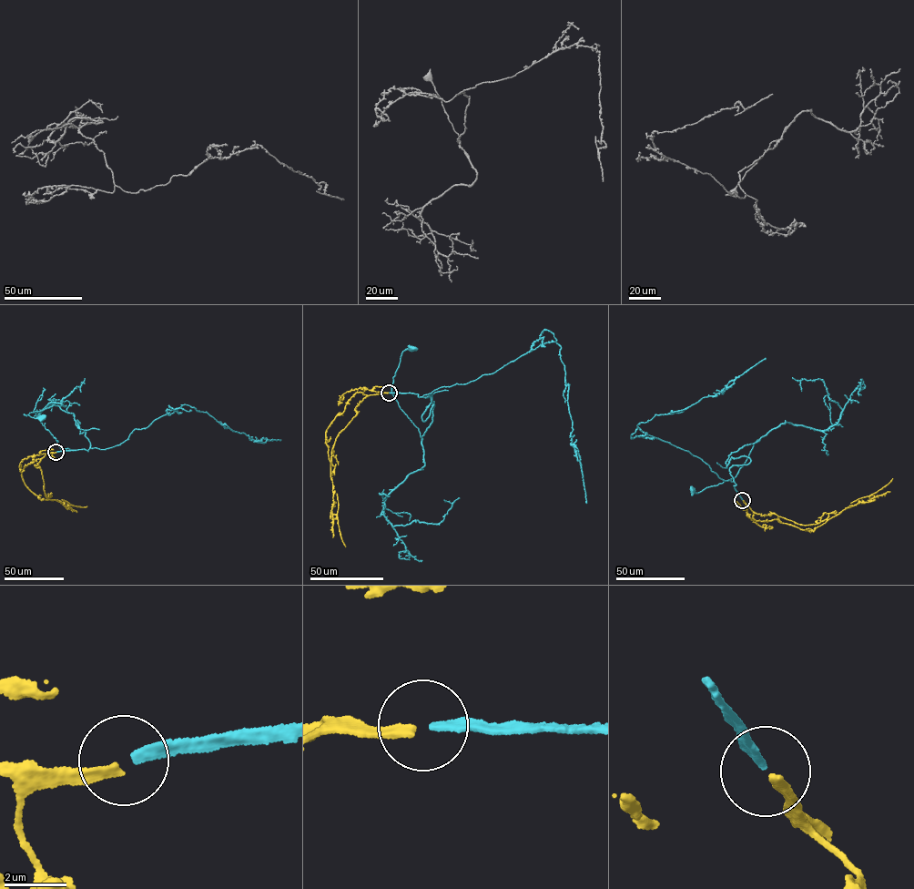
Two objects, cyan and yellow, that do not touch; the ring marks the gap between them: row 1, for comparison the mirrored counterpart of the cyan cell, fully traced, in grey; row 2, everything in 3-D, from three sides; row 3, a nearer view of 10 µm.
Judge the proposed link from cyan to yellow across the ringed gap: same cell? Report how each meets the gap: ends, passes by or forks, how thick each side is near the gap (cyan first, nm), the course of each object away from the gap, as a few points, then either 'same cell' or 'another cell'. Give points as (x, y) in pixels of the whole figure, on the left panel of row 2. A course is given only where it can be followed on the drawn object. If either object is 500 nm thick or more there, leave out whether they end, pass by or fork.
cyan ends; yellow ends; calibres 280 and 320 nm; course cyan (56, 452), (87, 451), (90, 444), (86, 432), (80, 434), (73, 413), (58, 405), (24, 414), (43, 418); course yellow (55, 452), (25, 466), (21, 475), (26, 487), (42, 500), (56, 500), (66, 507), (86, 506); same cell

